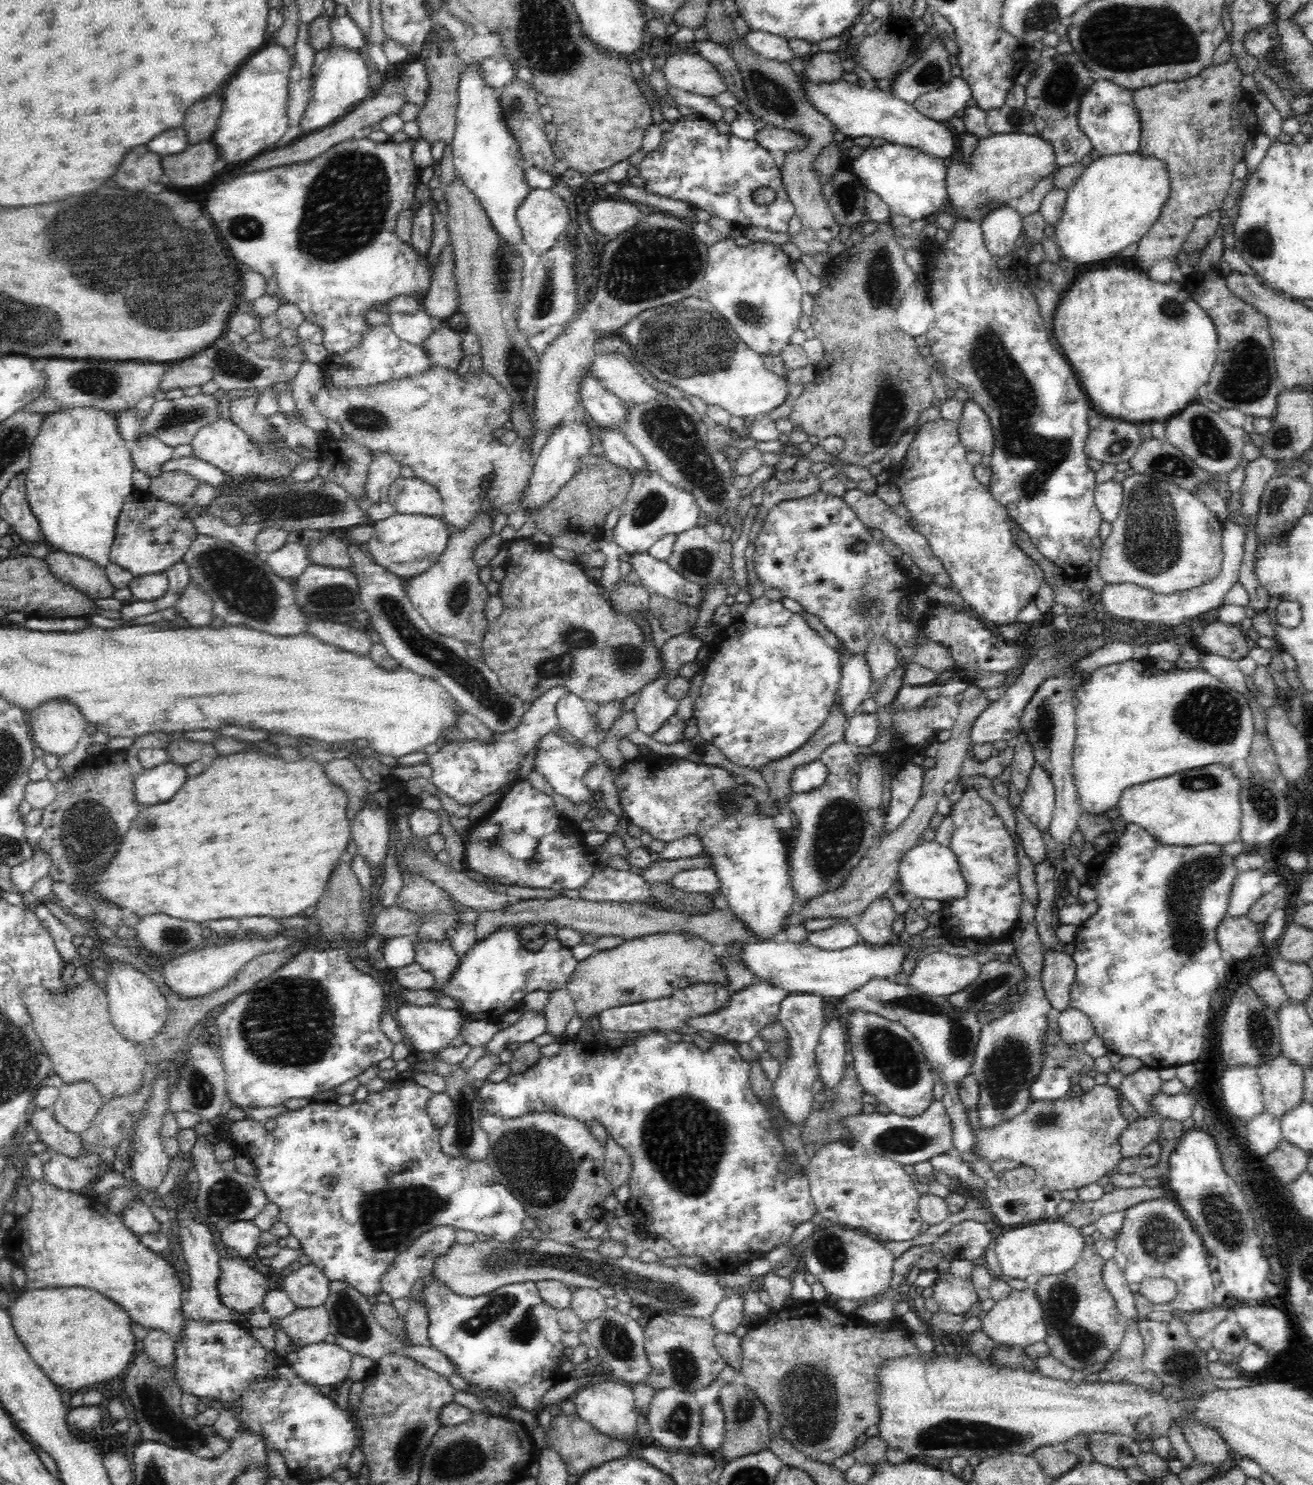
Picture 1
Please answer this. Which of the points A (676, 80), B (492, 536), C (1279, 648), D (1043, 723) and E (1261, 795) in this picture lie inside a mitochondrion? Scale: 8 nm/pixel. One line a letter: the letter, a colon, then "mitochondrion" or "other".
A: other
B: other
C: other
D: mitochondrion
E: mitochondrion

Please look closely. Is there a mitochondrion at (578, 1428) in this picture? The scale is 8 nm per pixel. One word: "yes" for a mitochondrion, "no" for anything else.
no

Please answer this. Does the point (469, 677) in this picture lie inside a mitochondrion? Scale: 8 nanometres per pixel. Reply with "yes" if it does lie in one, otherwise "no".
yes

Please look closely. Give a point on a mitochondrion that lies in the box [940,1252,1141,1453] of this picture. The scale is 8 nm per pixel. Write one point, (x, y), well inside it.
(1080, 1342)

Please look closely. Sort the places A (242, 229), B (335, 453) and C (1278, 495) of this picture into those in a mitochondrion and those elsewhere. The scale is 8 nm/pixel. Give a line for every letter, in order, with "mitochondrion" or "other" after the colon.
A: mitochondrion
B: other
C: mitochondrion

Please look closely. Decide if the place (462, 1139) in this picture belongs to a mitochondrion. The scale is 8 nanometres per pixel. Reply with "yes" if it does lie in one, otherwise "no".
yes

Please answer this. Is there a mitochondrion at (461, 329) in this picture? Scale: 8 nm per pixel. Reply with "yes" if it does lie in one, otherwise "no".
no

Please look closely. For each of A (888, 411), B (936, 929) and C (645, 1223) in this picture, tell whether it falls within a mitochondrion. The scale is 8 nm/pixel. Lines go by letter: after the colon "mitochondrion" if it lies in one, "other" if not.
A: mitochondrion
B: other
C: other

